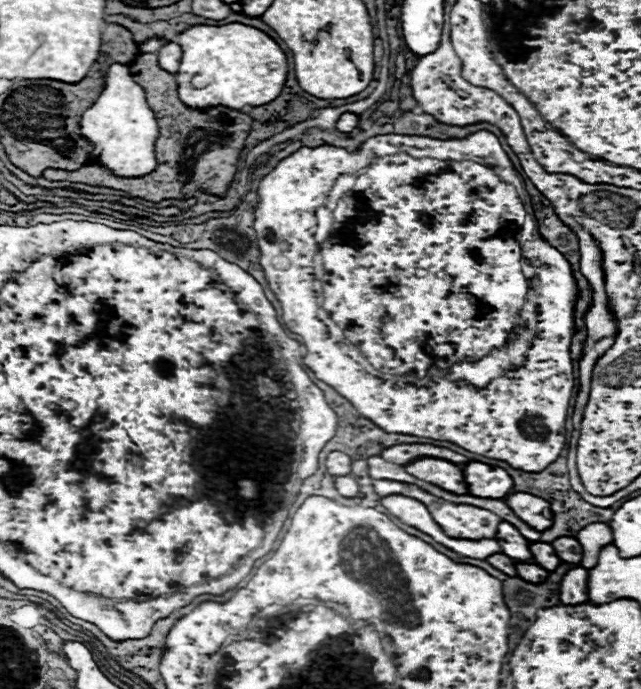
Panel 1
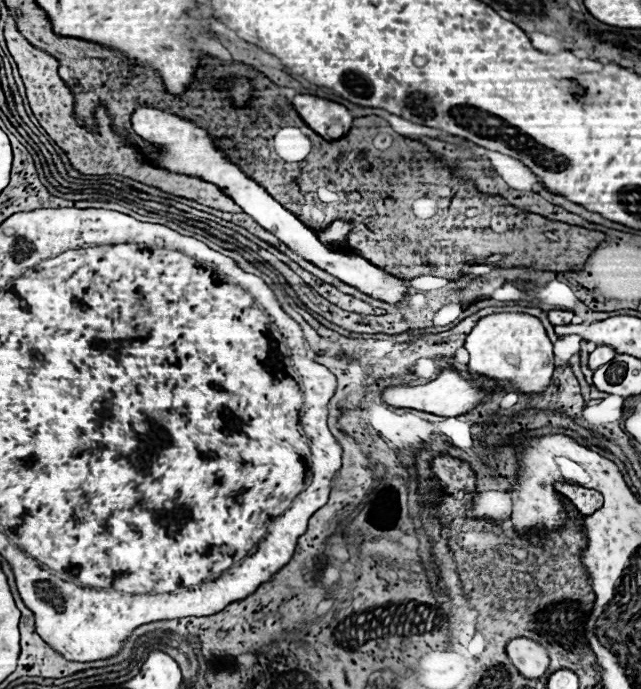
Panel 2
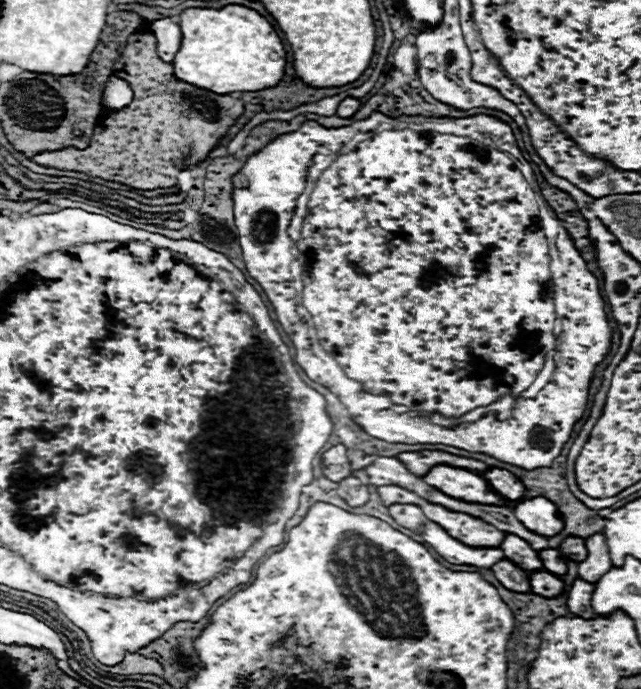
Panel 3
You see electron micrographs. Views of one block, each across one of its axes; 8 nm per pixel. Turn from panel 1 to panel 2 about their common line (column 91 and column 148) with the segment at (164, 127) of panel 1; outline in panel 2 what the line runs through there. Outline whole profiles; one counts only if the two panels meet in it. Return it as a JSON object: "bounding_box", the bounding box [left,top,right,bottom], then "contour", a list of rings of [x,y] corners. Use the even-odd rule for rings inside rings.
{"bounding_box":[4,28,240,212],"contour":[[[10,28],[6,30],[4,36],[6,36],[6,44],[8,44],[12,58],[18,64],[18,72],[24,80],[26,96],[28,96],[28,102],[30,102],[34,116],[38,118],[40,126],[50,134],[50,138],[66,152],[70,164],[78,172],[82,172],[82,174],[120,174],[120,176],[144,182],[148,186],[162,188],[164,192],[174,192],[176,196],[186,196],[190,200],[198,200],[200,204],[210,204],[210,208],[222,208],[224,212],[240,212],[240,208],[228,196],[224,196],[214,184],[198,180],[198,178],[182,176],[182,174],[170,174],[162,168],[150,166],[148,160],[144,160],[142,152],[128,146],[126,142],[122,142],[120,136],[116,136],[112,132],[110,116],[108,116],[106,108],[96,110],[96,120],[100,126],[96,132],[90,132],[84,126],[80,126],[76,122],[76,118],[72,116],[74,98],[72,98],[68,86],[58,76],[58,60],[48,56],[46,52],[34,48],[32,44],[28,44],[28,40],[22,34],[12,32]]]}

